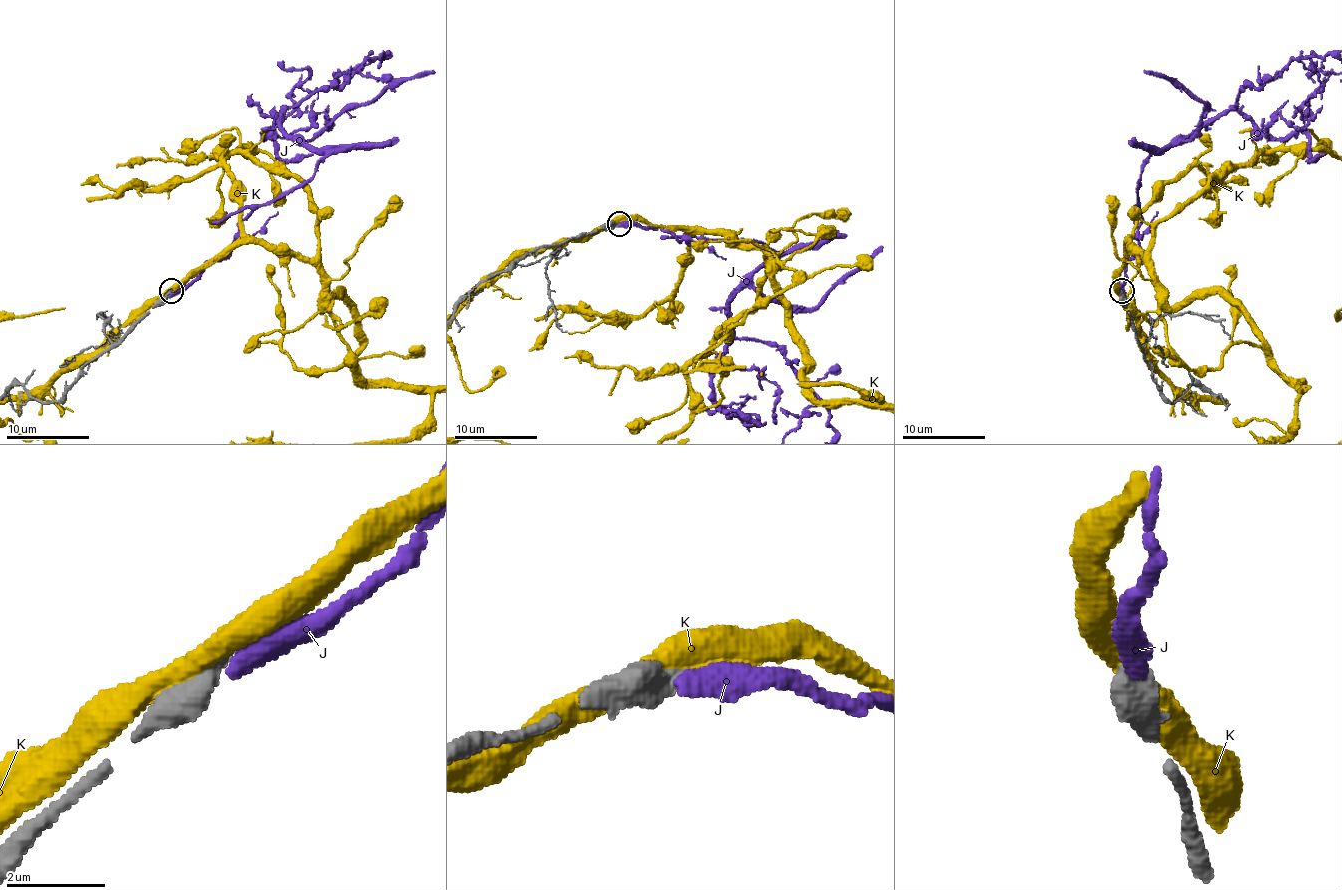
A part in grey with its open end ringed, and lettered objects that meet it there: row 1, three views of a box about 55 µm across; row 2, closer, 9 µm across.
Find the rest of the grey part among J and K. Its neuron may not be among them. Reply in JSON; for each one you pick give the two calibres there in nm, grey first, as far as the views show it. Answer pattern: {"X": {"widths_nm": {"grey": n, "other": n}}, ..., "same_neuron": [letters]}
{"same_neuron": []}

